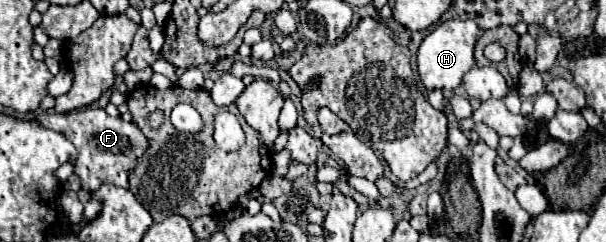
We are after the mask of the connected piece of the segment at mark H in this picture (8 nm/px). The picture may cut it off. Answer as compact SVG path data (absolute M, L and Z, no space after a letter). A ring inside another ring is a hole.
M447 19L437 25L419 45L417 51L417 69L423 85L427 89L445 89L453 91L461 85L463 75L475 65L473 47L479 39L481 29L475 21L461 21L461 19Z

